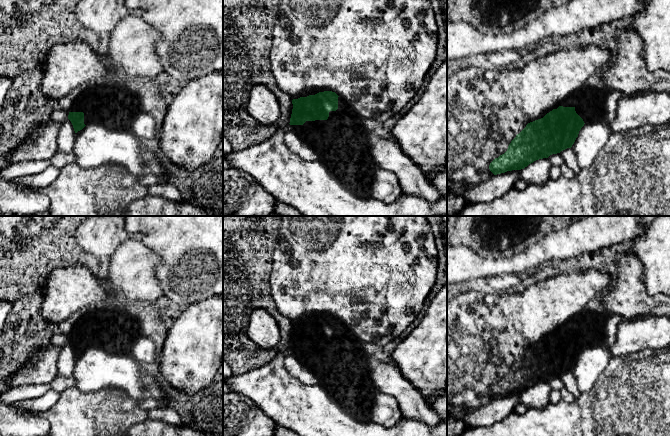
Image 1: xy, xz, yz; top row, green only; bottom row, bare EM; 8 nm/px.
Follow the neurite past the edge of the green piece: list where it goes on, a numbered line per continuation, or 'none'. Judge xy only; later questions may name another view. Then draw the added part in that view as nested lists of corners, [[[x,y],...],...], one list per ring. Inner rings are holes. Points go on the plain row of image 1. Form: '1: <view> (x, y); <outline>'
1: xy (115, 331); [[[92,308],[74,323],[69,336],[83,336],[85,349],[96,347],[114,355],[131,355],[142,332],[124,308]]]

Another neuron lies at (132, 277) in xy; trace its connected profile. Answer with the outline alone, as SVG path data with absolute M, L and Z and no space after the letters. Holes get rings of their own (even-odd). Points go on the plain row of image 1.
M140 240L122 242L109 259L106 308L123 308L126 303L155 302L164 296L156 276L159 257Z

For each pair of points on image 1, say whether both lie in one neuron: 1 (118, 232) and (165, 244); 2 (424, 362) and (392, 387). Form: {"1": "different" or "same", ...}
{"1": "different", "2": "different"}

